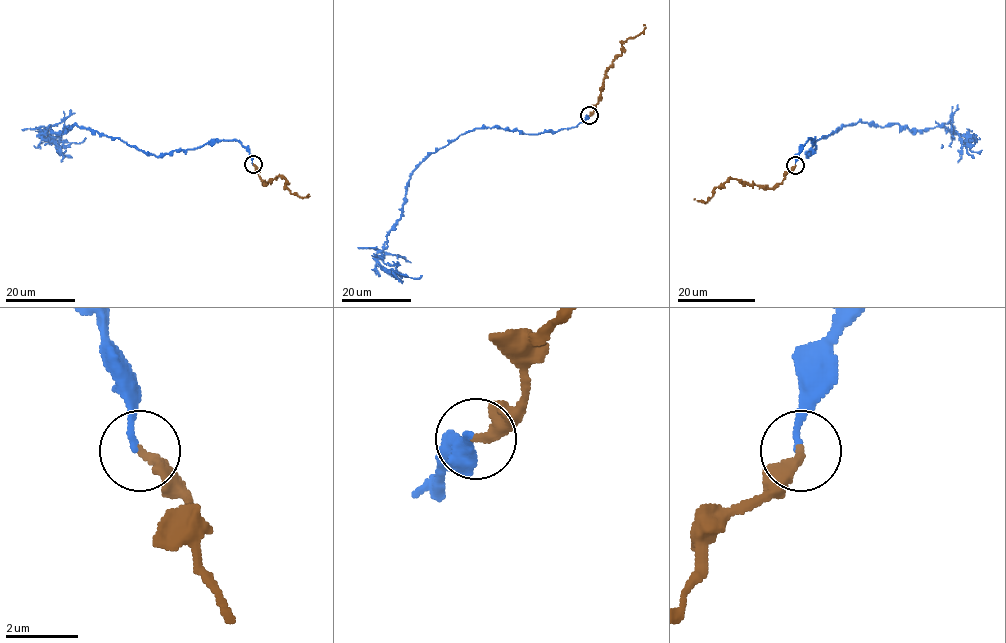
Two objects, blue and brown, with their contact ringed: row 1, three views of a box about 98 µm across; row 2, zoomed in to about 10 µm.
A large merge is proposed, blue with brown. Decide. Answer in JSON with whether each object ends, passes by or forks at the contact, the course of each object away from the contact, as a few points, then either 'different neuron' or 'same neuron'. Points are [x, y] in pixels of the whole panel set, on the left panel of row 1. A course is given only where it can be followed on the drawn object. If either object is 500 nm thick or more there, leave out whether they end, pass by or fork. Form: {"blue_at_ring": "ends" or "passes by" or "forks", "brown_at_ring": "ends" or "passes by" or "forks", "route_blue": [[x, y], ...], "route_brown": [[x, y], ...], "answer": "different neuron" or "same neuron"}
{"blue_at_ring": "ends", "brown_at_ring": "ends", "route_blue": [[252, 164], [234, 140], [157, 156], [74, 125], [41, 135], [61, 147], [85, 137]], "route_brown": [[253, 164], [264, 184], [276, 176], [283, 177], [285, 186], [292, 194], [303, 197], [309, 194]], "answer": "different neuron"}

